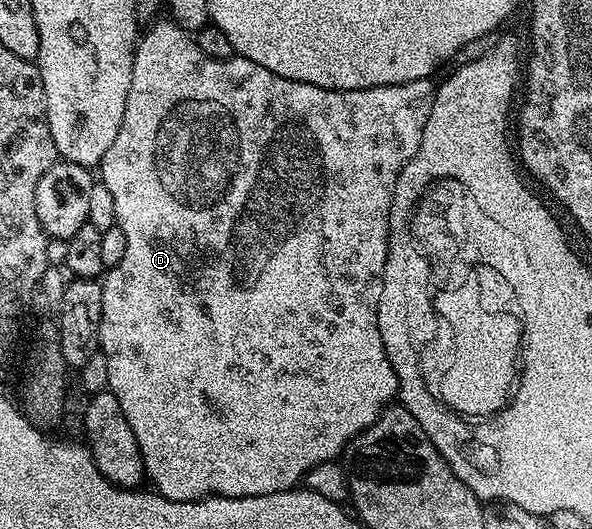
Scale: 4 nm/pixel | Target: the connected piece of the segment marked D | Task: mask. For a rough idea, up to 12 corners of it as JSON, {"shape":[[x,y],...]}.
{"shape":[[140,35],[99,350],[167,500],[398,397],[435,86]]}

